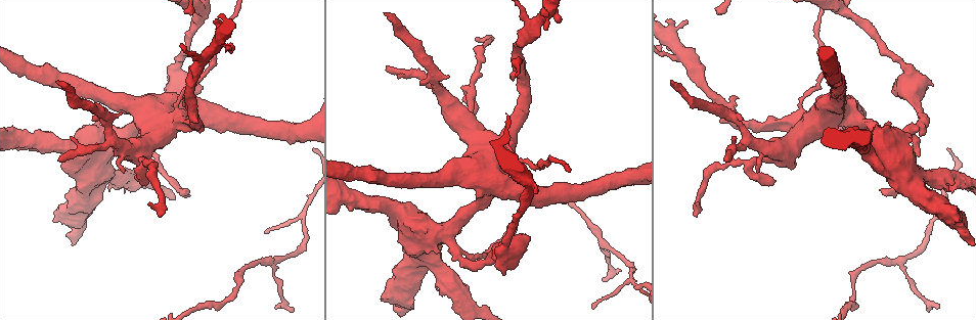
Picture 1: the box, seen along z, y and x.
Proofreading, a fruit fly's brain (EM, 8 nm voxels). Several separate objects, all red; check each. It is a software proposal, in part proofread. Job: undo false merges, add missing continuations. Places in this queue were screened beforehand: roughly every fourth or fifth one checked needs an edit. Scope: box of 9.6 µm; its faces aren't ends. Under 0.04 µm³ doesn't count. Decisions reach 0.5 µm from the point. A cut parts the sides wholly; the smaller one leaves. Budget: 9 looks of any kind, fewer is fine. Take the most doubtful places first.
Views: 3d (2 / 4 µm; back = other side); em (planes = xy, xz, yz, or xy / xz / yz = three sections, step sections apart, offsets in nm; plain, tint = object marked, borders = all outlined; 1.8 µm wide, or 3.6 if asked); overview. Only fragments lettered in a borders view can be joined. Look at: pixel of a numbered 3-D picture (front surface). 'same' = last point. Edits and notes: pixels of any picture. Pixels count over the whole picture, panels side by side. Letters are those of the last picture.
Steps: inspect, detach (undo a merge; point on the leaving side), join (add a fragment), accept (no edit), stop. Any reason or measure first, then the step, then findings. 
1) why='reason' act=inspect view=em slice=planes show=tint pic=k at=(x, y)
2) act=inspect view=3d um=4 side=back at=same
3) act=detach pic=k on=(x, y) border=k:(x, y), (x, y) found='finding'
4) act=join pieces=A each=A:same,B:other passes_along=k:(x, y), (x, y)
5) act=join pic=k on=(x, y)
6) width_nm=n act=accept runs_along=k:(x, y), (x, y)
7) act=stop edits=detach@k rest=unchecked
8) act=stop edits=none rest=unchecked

why='an open end' act=inspect view=em slice=planes show=plain pic=1 at=(385, 13)

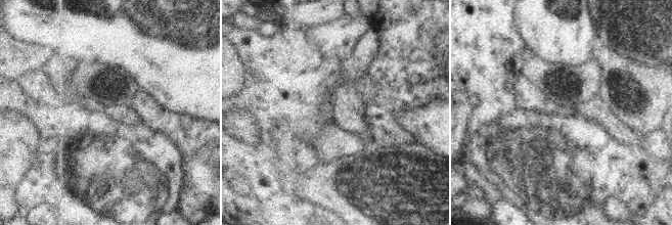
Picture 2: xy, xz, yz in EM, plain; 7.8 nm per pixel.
why='see the neighbours' act=inspect view=em slice=planes show=borders at=same

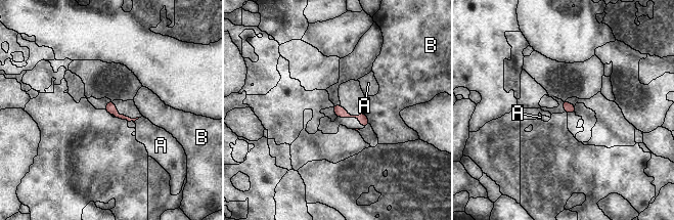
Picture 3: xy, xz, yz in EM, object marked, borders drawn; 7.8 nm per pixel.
act=accept each=A:other,B:other runs_along=3:(336, 107), (366, 123) found='none of them fits'

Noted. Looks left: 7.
why='branch stops here' act=inspect view=3d um=2 side=back pic=1 at=(684, 21)

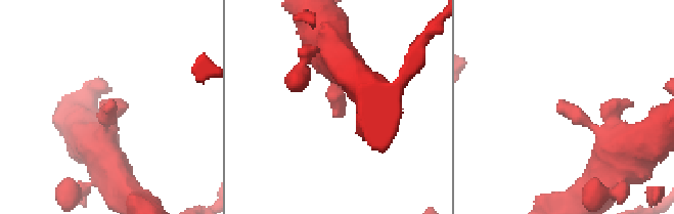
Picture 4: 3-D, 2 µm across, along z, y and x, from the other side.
why='need the tissue' act=inspect view=em um=3.6 slice=xz step=16 show=tint pic=4 at=(561, 101)

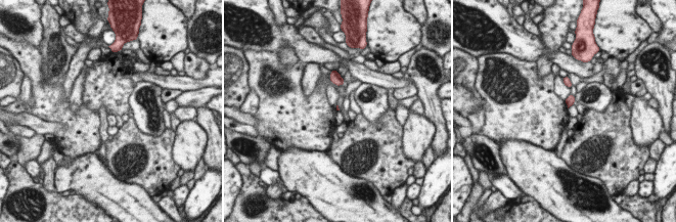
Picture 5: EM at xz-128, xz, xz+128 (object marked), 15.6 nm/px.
why='another direction' act=inspect view=em um=3.6 slice=planes show=borders at=same

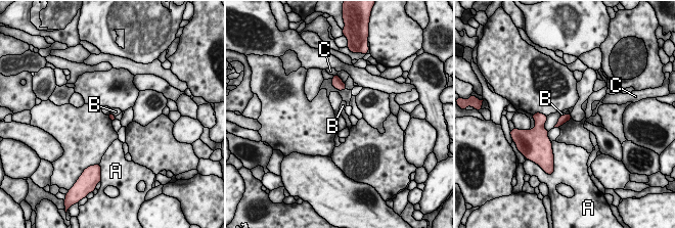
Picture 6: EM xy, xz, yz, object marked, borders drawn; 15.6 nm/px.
act=accept each=A:other,B:other,C:other border=6:(547, 116), (544, 127), (548, 131) found='none of them fits'

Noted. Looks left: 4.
why='branch stops here' act=inspect view=em slice=planes show=tint pic=1 at=(188, 189)

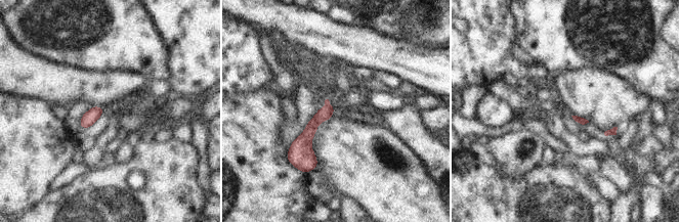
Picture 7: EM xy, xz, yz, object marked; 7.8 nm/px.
act=inspect view=em slice=planes show=borders at=same

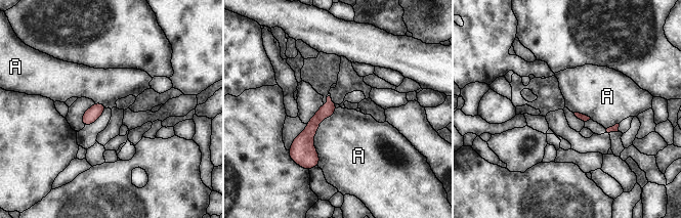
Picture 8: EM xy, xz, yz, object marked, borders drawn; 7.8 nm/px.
longest_contact=A:480nm act=accept each=A:other border=8:(336, 107), (313, 137), (317, 166) found='none of them fits'

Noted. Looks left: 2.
why='free end' act=inspect view=em slice=planes show=borders pic=1 at=(874, 131)

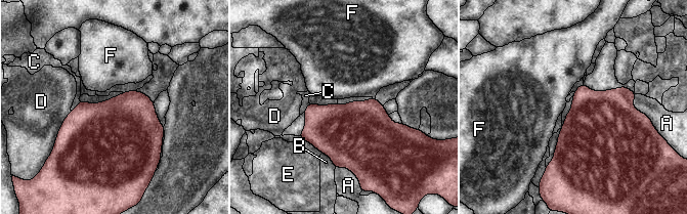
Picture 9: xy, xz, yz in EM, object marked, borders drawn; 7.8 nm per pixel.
act=accept each=A:other,B:other,C:other,D:other,E:other,F:other border=9:(372, 96), (375, 97) found='none of them fits'

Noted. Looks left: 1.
act=stop edits=none rest=unchecked

